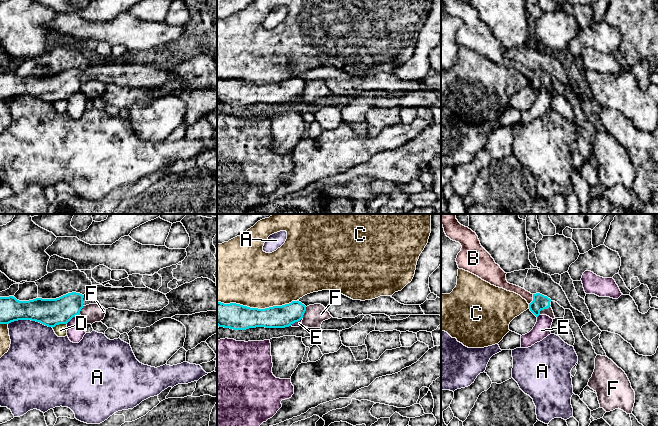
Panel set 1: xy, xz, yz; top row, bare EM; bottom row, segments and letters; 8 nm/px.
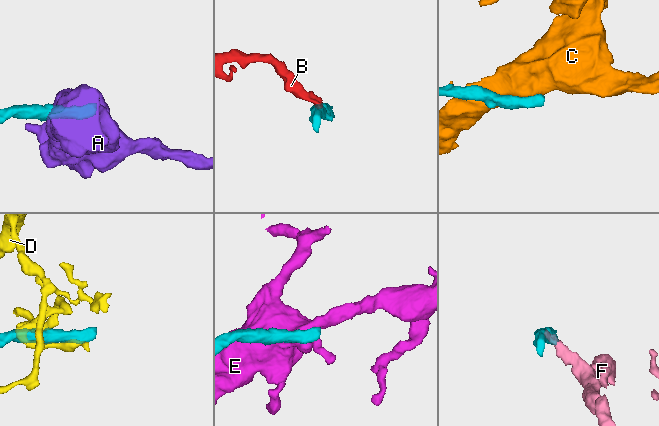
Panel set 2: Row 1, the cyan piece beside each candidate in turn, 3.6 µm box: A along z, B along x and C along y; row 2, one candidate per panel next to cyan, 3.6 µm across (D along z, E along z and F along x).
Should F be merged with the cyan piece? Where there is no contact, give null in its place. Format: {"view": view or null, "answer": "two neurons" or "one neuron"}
{"view": "yz", "answer": "two neurons"}

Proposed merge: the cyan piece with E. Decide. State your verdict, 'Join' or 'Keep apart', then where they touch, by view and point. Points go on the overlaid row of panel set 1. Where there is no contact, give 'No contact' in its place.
Keep apart. Touches cyan at xy (72, 317)

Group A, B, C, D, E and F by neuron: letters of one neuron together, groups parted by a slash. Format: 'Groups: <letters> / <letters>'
Groups: A / B F / C / D / E

